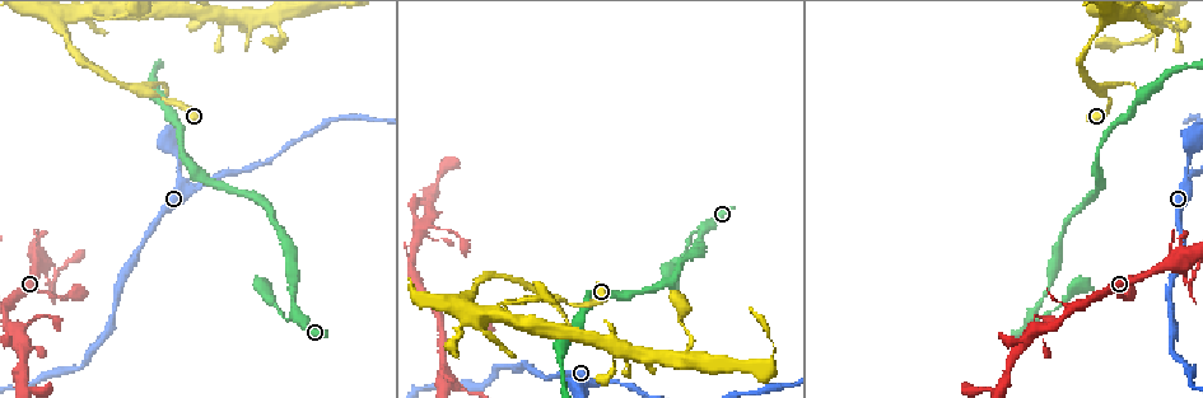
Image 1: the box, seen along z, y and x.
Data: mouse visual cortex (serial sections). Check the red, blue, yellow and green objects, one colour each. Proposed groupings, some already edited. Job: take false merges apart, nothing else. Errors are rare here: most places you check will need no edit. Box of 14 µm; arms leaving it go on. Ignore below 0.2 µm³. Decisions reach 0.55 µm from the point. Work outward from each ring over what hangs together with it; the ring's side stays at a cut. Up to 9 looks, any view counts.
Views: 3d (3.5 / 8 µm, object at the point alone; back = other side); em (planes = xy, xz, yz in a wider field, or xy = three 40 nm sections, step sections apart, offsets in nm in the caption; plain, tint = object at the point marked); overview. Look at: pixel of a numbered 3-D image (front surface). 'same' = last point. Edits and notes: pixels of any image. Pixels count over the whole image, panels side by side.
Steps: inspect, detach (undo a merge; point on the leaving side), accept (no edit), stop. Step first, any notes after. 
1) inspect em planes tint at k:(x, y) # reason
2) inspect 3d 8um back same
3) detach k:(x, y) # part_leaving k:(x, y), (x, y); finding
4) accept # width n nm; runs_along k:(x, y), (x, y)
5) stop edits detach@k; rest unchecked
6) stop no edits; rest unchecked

inspect 3d 3.5um at 1:(429, 196) # abrupt turn

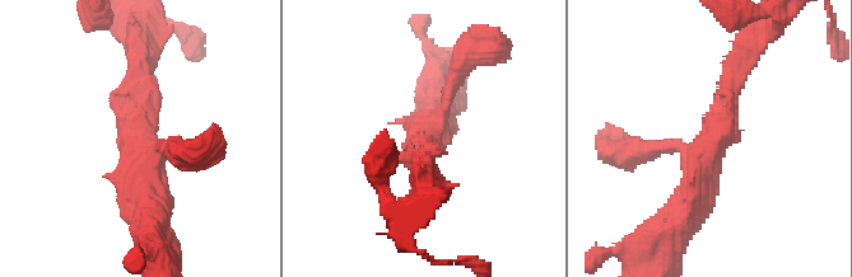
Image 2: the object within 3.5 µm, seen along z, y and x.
inspect em planes tint at 2:(712, 144) # shape alone is not enough

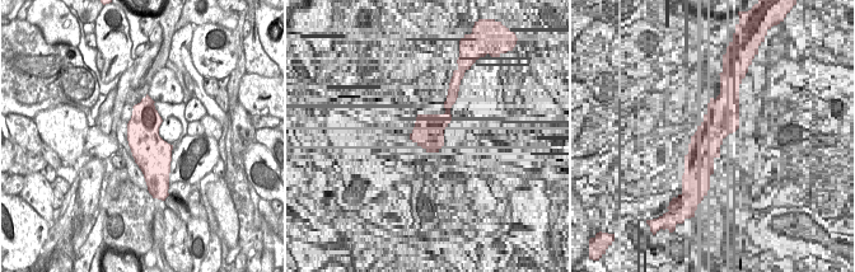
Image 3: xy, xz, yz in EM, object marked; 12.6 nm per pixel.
accept # runs_along 2:(740, 61), (701, 155), (642, 151); one cell here

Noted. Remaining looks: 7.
inspect 3d 3.5um at 1:(1038, 321) # calibre changes

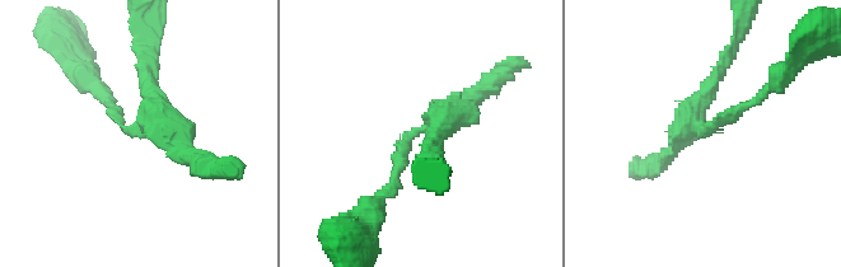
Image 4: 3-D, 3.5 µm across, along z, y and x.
inspect em xy step 2 tint at 4:(132, 130)

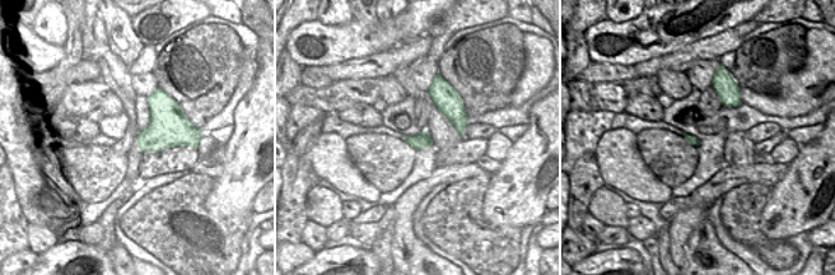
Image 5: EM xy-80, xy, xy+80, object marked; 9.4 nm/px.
accept # width 150 nm; runs_along 4:(476, 93), (410, 139), (383, 195); one cell here

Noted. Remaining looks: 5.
inspect em xy step 5 tint at 1:(1109, 99) # thin neck

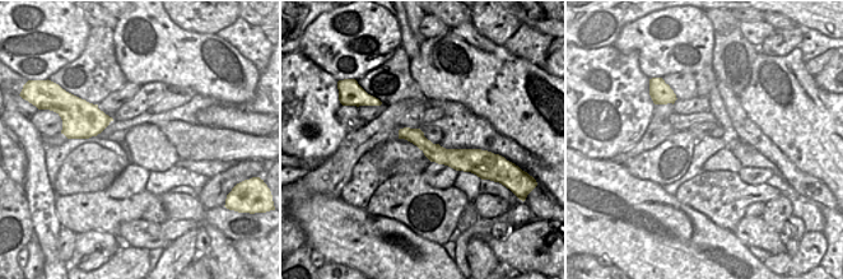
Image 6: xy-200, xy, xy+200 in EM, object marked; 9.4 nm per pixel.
inspect 3d 3.5um same

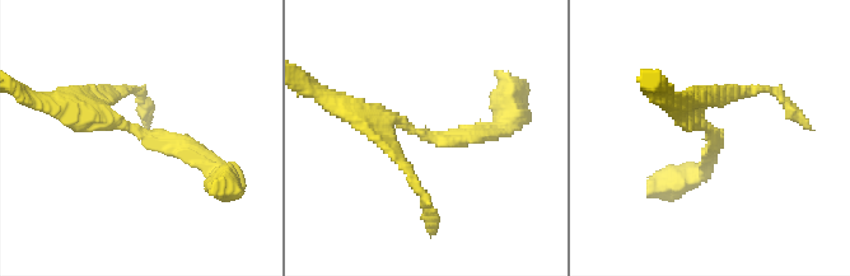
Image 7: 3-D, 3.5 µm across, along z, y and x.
accept # runs_along 7:(204, 158), (87, 107), (56, 103); all the same cell

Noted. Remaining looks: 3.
inspect 3d 8um at 1:(464, 303) # small branch off a trunk

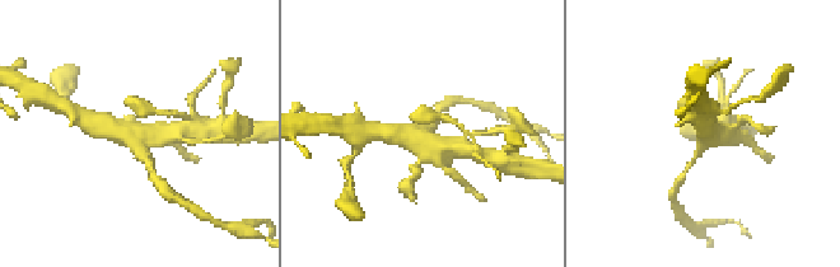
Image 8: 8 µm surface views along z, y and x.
inspect em xy step 5 tint at 8:(423, 131)

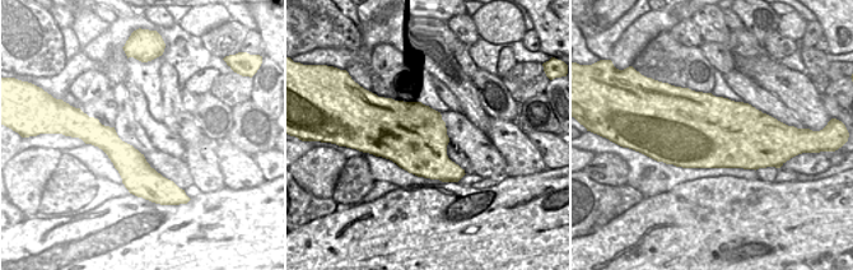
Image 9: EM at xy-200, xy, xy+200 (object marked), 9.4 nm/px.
accept # runs_along 8:(686, 169), (706, 141), (720, 135); one cell here

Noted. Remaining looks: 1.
stop no edits; rest unchecked

